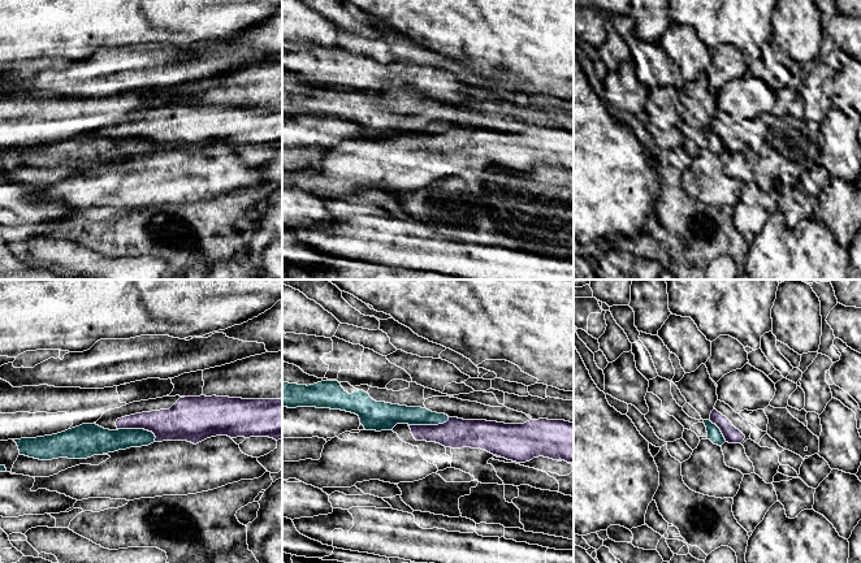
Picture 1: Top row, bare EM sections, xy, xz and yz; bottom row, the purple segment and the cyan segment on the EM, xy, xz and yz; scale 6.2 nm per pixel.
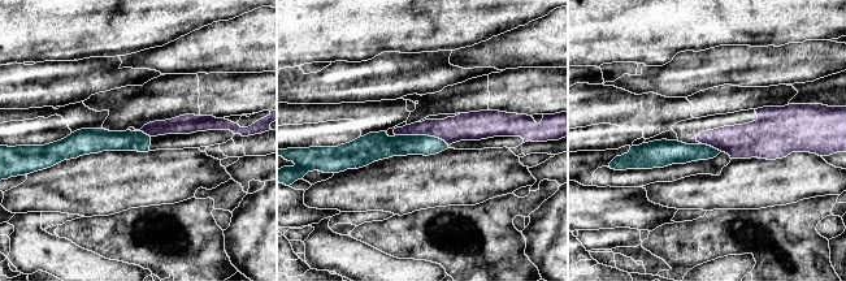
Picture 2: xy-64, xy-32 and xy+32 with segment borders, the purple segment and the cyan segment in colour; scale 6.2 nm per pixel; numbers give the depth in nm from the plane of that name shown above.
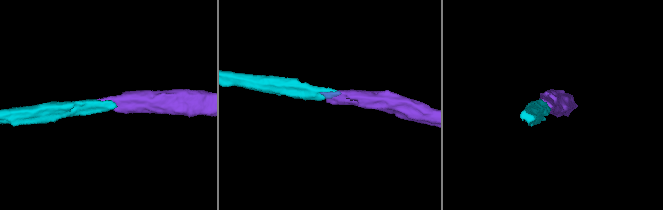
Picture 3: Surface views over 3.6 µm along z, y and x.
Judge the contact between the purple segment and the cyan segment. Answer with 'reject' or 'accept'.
reject

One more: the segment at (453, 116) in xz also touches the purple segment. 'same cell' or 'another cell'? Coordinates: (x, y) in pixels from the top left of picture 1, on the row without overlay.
another cell

